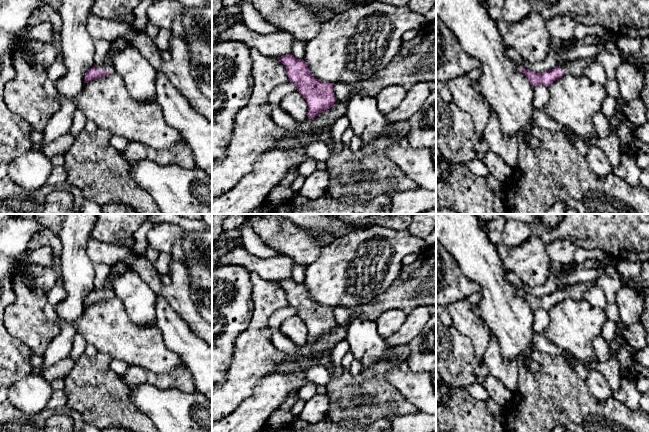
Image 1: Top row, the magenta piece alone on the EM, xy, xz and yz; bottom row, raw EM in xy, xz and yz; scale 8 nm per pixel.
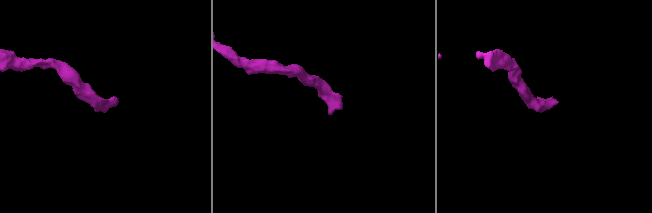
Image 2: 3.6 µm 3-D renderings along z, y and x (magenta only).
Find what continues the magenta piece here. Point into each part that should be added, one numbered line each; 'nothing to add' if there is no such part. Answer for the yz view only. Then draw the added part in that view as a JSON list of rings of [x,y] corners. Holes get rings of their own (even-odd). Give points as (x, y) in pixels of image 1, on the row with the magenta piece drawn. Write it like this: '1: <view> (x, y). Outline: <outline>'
1: yz (575, 69). Outline: [[[591,57],[584,60],[577,60],[572,63],[563,64],[560,66],[560,70],[565,75],[572,75],[574,77],[582,77],[583,69],[587,67],[591,62],[596,61],[595,57]]]

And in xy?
1: xy (105, 67). Outline: [[[104,63],[100,66],[97,66],[97,68],[98,68],[98,71],[103,70],[103,71],[114,72],[112,66],[110,64],[106,64],[106,63]]]

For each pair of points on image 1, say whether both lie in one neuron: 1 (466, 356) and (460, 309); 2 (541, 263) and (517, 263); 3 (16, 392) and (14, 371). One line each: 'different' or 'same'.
1: different
2: same
3: different

